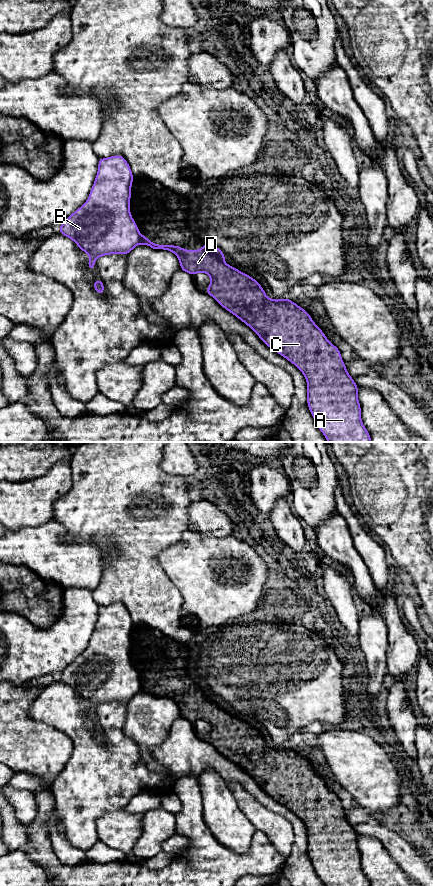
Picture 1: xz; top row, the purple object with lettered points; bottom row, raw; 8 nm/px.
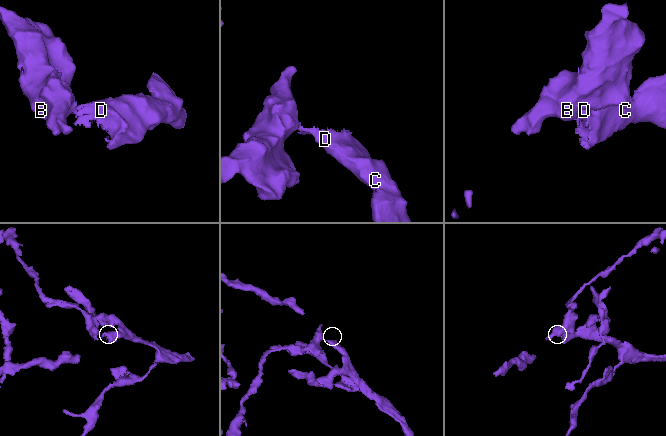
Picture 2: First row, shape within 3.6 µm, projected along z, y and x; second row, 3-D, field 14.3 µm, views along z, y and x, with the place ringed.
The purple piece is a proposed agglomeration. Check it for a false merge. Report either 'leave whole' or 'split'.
split

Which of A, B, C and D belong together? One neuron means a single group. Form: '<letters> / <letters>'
A C D / B

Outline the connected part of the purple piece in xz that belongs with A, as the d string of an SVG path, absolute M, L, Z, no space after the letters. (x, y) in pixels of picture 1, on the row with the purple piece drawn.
M143 234L141 244L175 253L180 270L193 277L198 272L208 274L211 283L204 291L249 326L269 348L302 372L307 381L309 411L328 442L371 442L370 433L361 420L361 406L357 397L359 387L348 374L340 350L329 342L306 310L288 298L270 299L258 281L226 264L224 252L210 241L201 249L186 250L178 245L159 245Z

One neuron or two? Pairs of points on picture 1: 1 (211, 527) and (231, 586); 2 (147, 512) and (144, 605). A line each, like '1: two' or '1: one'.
1: two
2: one

